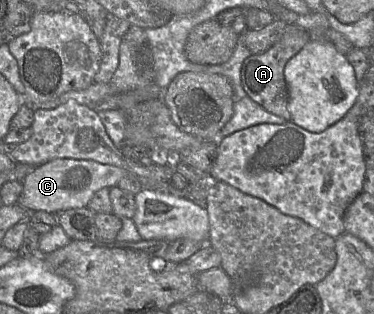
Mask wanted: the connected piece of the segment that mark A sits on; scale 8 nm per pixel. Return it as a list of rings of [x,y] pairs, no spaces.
[[[287,24],[281,38],[269,49],[262,53],[251,54],[241,67],[241,82],[247,94],[254,102],[266,111],[291,120],[288,109],[288,89],[284,77],[284,68],[289,59],[295,56],[308,42],[310,36],[303,28]]]

